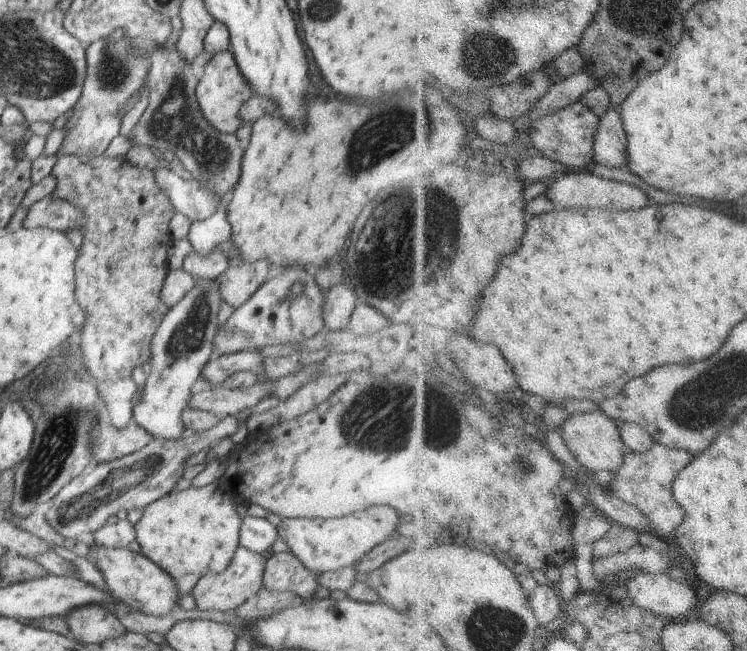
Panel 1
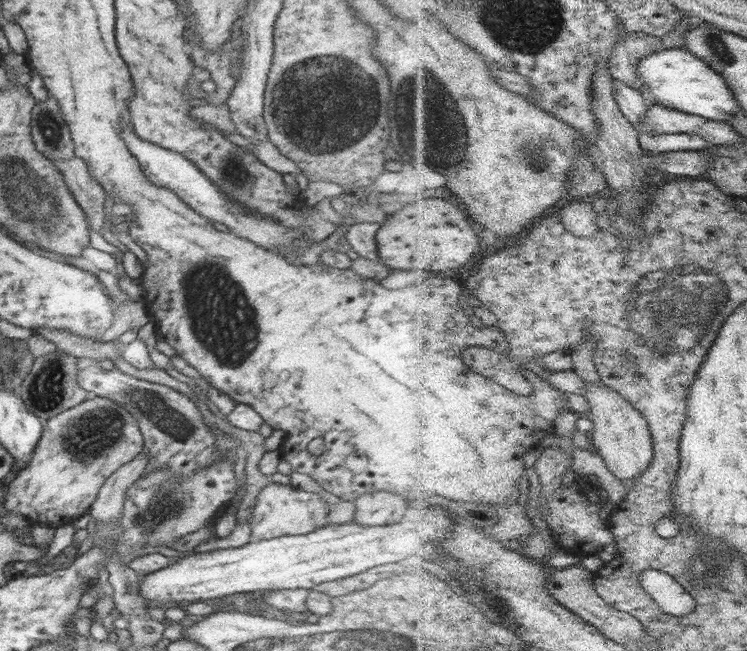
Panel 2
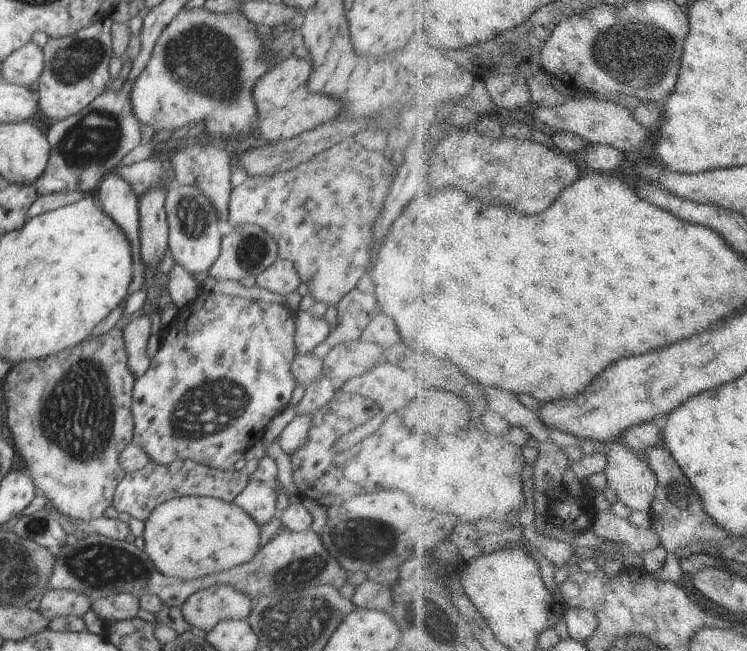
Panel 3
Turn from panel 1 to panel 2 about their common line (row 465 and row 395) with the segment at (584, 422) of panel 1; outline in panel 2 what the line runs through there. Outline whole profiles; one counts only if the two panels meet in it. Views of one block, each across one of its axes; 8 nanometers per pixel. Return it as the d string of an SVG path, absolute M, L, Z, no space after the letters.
M588 382L588 393L584 395L592 402L592 416L588 416L595 424L592 439L598 453L606 460L608 469L620 480L638 480L656 458L653 432L646 415L618 389L604 382Z

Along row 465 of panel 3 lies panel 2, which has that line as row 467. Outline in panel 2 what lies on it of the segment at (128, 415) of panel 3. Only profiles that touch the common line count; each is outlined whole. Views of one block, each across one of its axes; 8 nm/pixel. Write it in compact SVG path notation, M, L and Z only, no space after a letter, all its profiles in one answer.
M95 397L44 421L32 459L8 485L3 511L22 514L34 524L55 527L88 513L106 479L142 453L144 438L137 419L122 405Z

